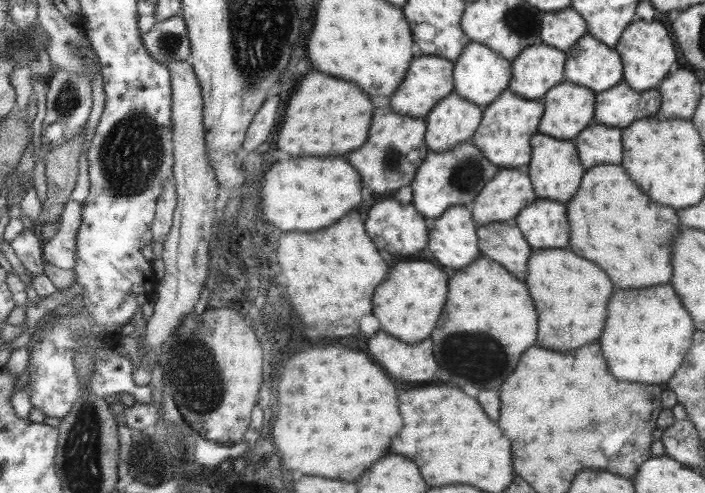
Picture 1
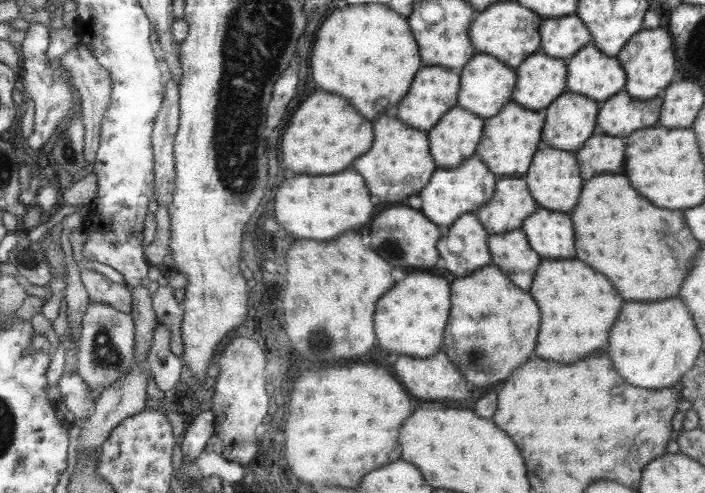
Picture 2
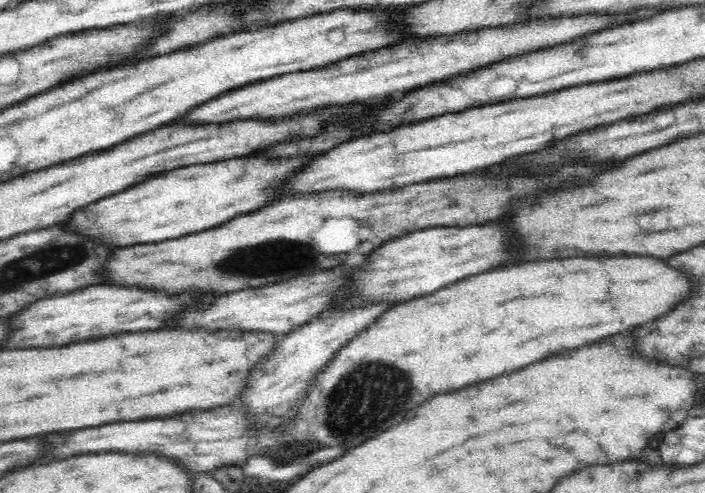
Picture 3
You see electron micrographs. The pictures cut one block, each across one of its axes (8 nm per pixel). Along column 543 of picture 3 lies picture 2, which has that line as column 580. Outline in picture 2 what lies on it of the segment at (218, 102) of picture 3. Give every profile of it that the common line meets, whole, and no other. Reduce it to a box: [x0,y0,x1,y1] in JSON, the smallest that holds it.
[539,14,592,59]

